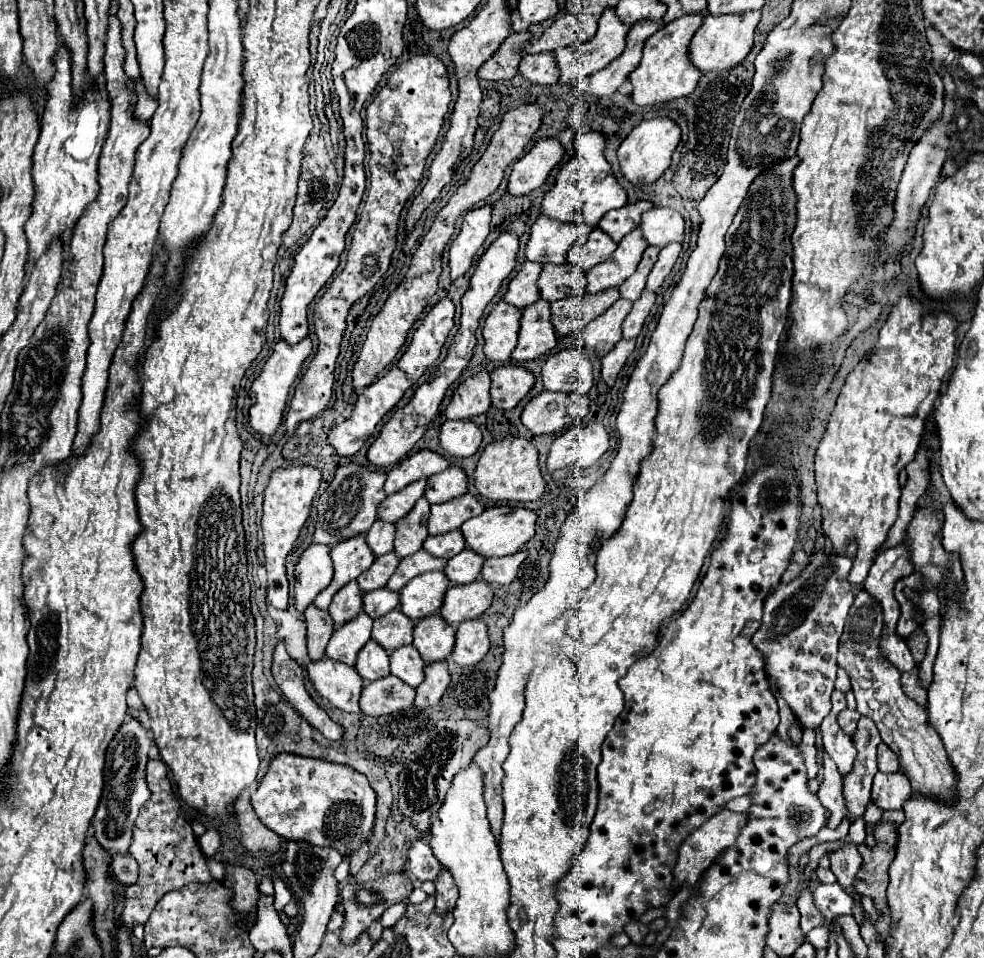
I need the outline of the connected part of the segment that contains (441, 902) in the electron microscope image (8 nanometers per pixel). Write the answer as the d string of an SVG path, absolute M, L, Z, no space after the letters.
M442 869L442 875L436 881L436 907L434 907L434 911L438 915L446 915L448 911L454 909L456 897L458 897L458 889L454 887L450 873L446 873L446 869Z

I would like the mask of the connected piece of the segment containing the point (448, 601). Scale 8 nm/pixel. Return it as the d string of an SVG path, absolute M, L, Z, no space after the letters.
M476 579L466 585L454 585L444 597L440 615L452 625L480 617L490 607L492 595L492 587L484 579Z

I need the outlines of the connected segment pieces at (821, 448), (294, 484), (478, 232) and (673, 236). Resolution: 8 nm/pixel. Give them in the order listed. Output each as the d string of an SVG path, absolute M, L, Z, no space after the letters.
M900 297L898 305L884 327L880 329L878 343L858 363L858 367L846 377L842 393L830 415L822 441L816 449L814 469L818 485L818 505L822 509L822 529L832 541L832 549L838 555L846 555L850 543L858 545L854 563L850 569L850 583L864 585L868 571L882 549L890 527L898 517L898 471L904 469L916 457L916 449L922 439L924 423L934 411L934 403L940 397L944 379L954 367L954 343L956 343L956 319L948 313L930 313L914 297Z
M290 465L272 471L270 481L264 489L264 555L266 555L266 571L268 571L268 603L276 609L288 607L288 579L286 579L286 555L292 551L294 541L300 535L302 525L306 523L312 507L312 499L320 487L322 471L312 465Z
M492 205L472 209L464 215L460 233L452 241L450 251L448 251L452 279L458 279L470 269L476 251L482 247L484 239L490 233L490 215L492 215Z
M652 207L642 215L640 229L650 245L666 247L666 243L684 239L684 219L678 211L668 207Z

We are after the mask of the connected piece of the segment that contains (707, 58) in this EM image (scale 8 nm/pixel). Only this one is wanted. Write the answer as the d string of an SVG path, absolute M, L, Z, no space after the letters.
M748 11L742 15L706 15L704 23L696 31L690 43L690 61L700 69L700 71L718 71L718 69L732 69L736 67L750 51L754 45L754 31L756 25L760 23L762 11Z

